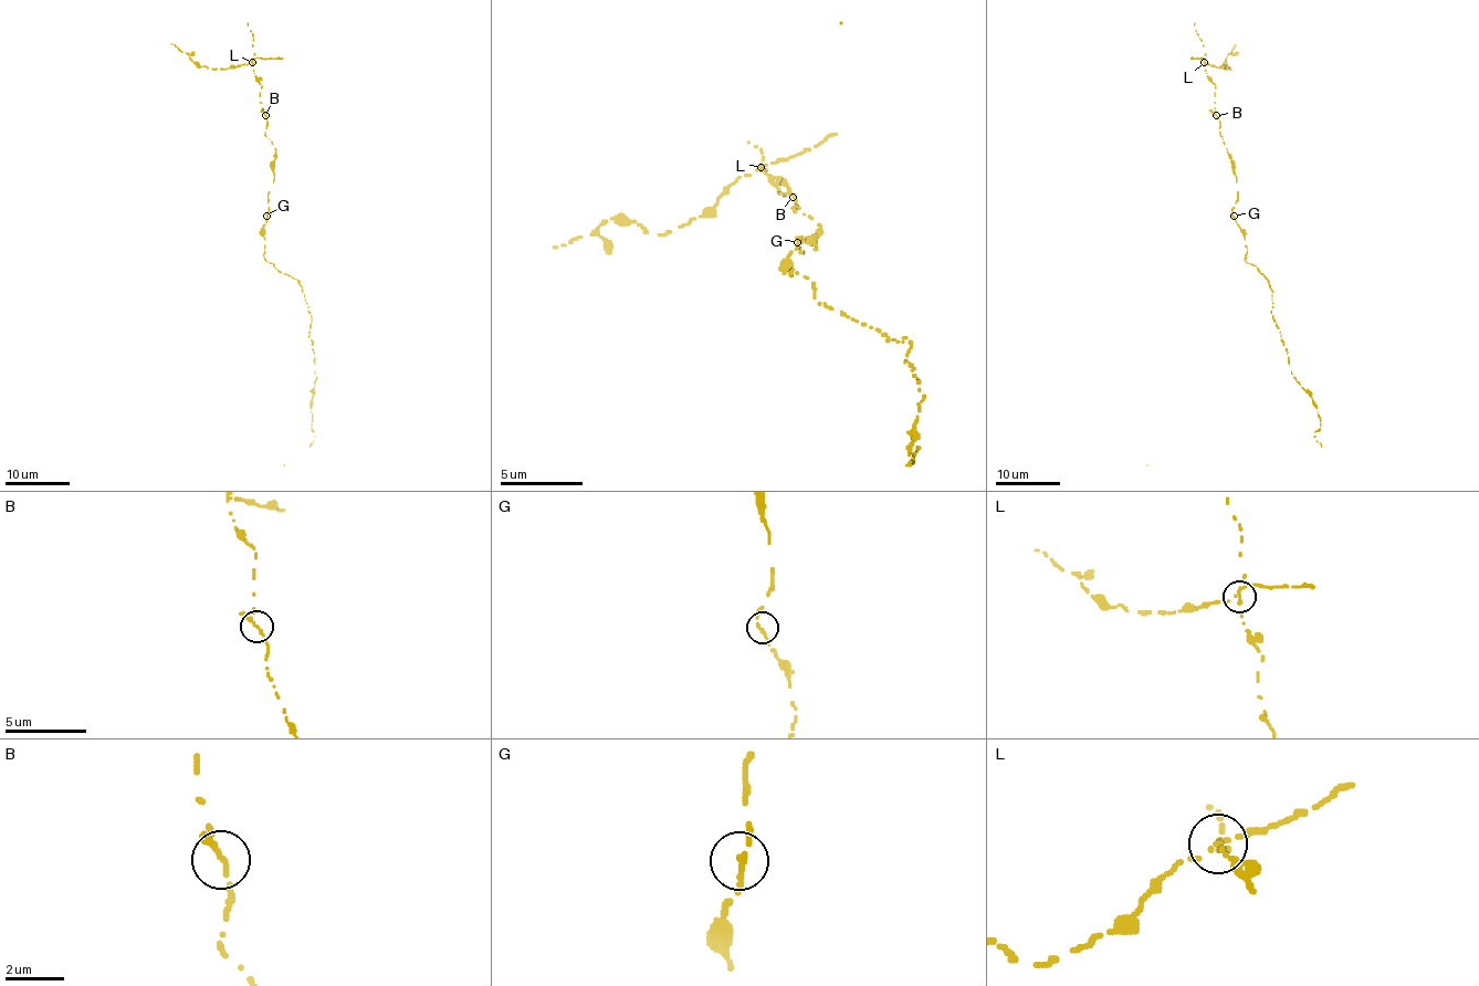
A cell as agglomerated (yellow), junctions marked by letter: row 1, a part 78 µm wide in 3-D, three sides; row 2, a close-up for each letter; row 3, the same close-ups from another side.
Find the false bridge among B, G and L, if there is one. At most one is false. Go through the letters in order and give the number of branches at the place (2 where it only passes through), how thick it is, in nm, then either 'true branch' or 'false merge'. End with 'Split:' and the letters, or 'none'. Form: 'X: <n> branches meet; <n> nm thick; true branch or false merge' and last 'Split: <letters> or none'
B: 3 branches meet; 150 nm thick; true branch
G: 2 branches meet; 180 nm thick; true branch
L: 3 branches meet; 150 nm thick; false merge
Split: L

